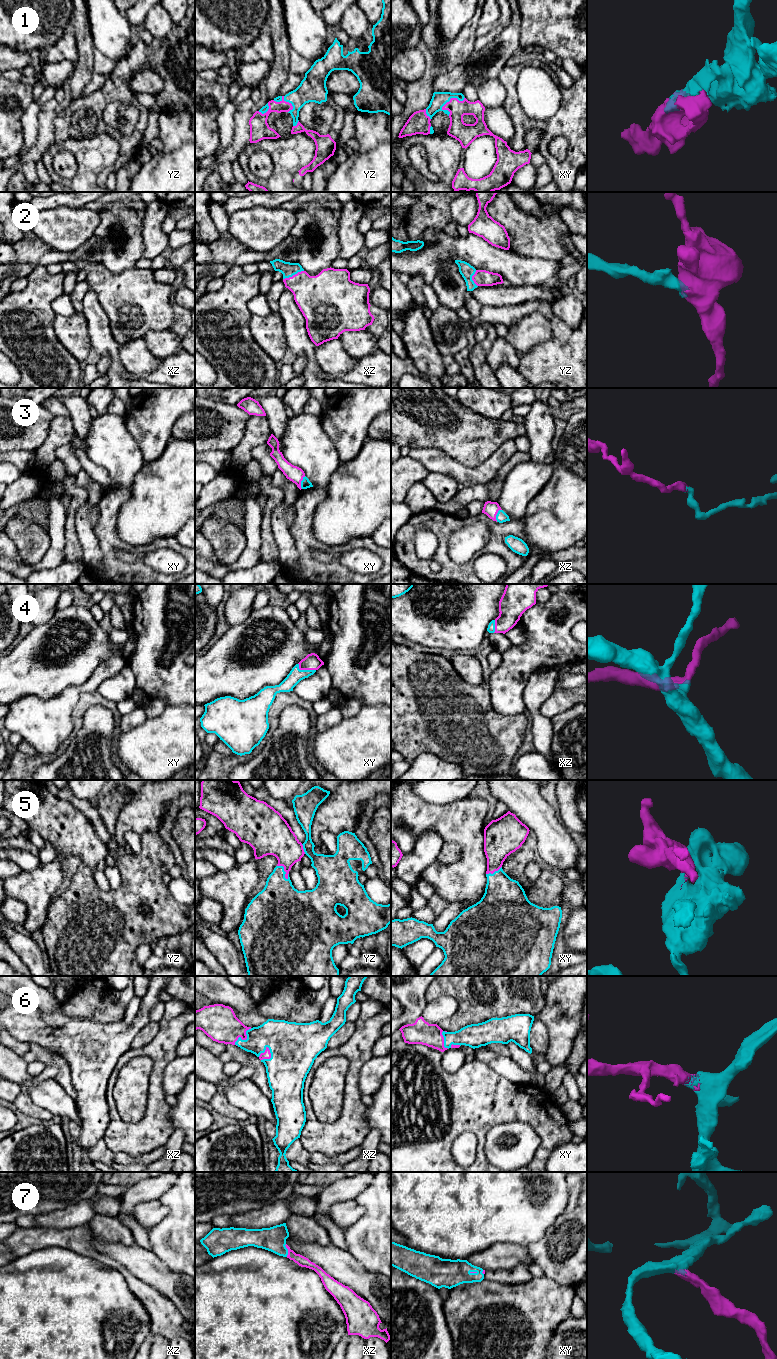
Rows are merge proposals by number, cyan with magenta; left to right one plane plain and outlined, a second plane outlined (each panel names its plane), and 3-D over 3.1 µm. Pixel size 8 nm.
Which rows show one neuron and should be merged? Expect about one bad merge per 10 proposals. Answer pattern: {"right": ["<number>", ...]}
{"right": ["1", "2", "3", "4", "5", "6", "7"]}

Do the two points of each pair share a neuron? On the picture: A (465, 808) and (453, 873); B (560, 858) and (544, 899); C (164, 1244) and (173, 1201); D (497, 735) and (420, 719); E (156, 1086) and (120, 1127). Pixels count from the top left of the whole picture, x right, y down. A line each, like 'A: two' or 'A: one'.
A: one
B: two
C: one
D: one
E: one

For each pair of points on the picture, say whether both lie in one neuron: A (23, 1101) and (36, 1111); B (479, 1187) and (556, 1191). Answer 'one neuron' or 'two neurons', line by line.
A: one neuron
B: one neuron

